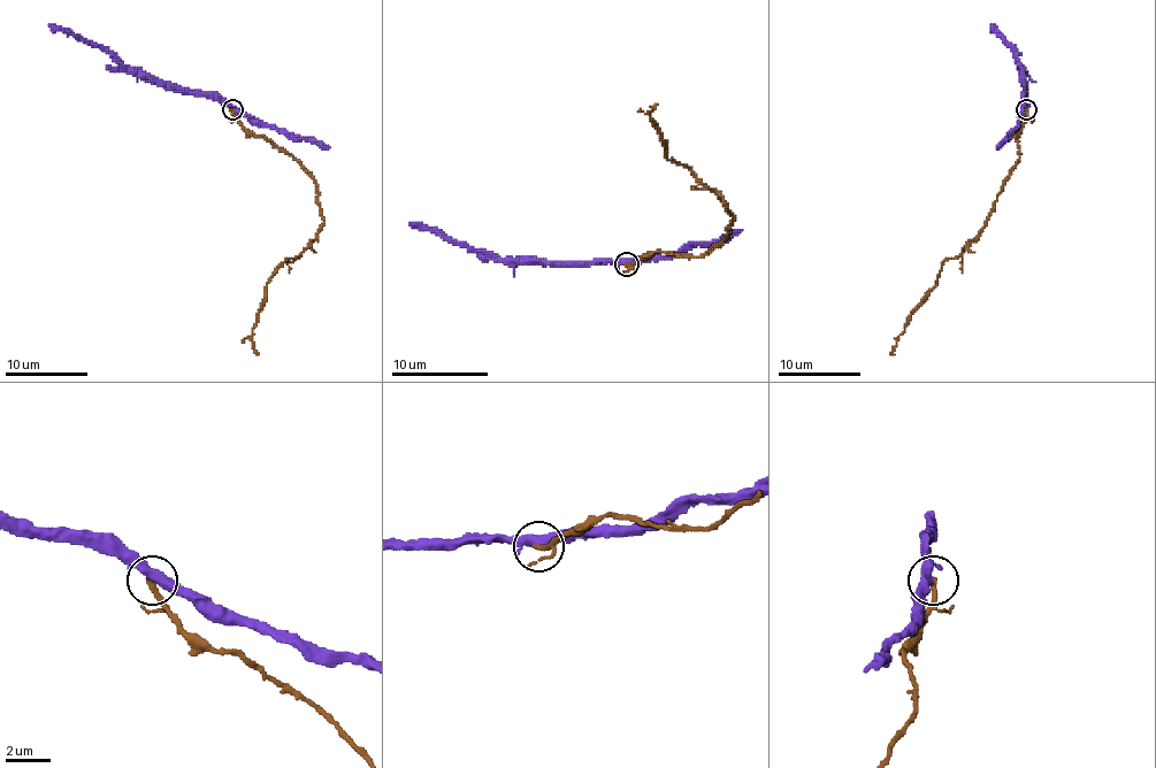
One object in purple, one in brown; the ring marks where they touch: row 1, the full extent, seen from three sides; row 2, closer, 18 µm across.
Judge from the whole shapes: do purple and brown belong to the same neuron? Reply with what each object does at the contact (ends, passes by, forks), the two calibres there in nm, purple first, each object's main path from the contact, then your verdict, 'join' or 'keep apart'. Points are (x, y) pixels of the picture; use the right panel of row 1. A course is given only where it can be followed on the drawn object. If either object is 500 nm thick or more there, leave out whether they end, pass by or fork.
purple passes by; brown ends there; 400 nm thick on the purple side, 260 nm on the other; purple runs (1025, 110), (1024, 74), (1015, 53), (990, 24); brown runs (1025, 110), (1025, 123), (1015, 132), (1019, 160), (986, 225), (957, 255), (943, 262), (935, 284), (890, 354); keep apart

